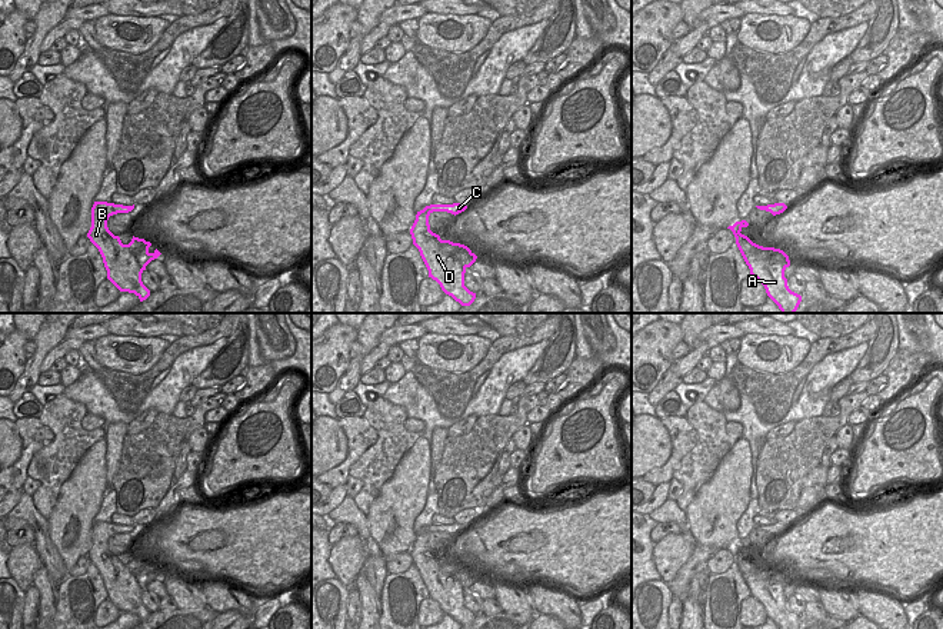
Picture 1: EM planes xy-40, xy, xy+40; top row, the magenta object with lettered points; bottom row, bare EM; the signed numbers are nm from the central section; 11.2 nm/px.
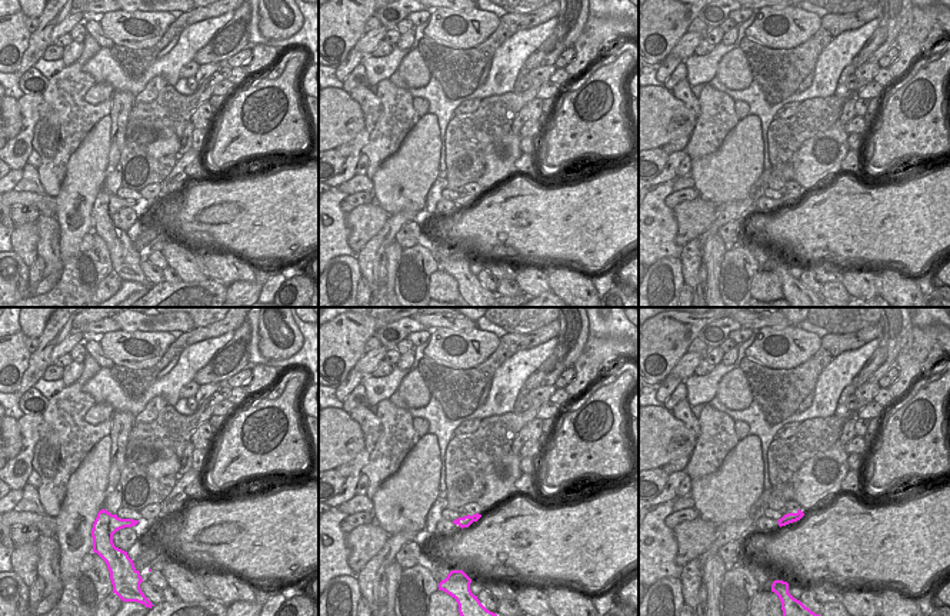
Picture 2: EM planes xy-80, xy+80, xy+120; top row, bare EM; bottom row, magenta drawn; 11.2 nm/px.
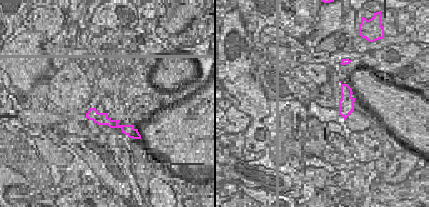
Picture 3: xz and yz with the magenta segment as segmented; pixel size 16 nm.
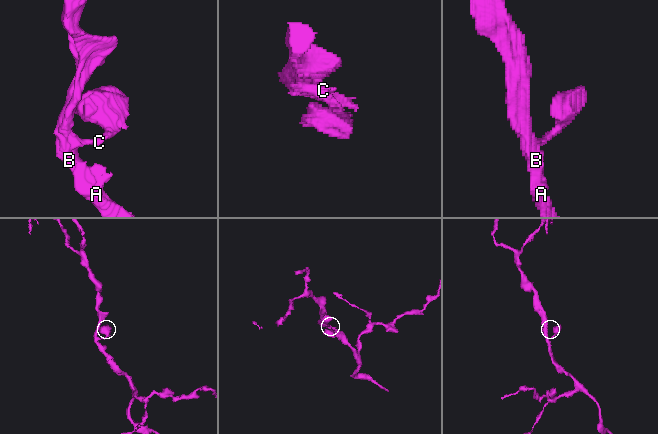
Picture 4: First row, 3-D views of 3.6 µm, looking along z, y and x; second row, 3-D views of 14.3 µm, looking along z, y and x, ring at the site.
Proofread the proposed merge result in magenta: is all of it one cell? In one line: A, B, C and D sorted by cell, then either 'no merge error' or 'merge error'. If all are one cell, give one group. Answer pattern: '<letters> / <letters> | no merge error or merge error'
A B C D | no merge error

